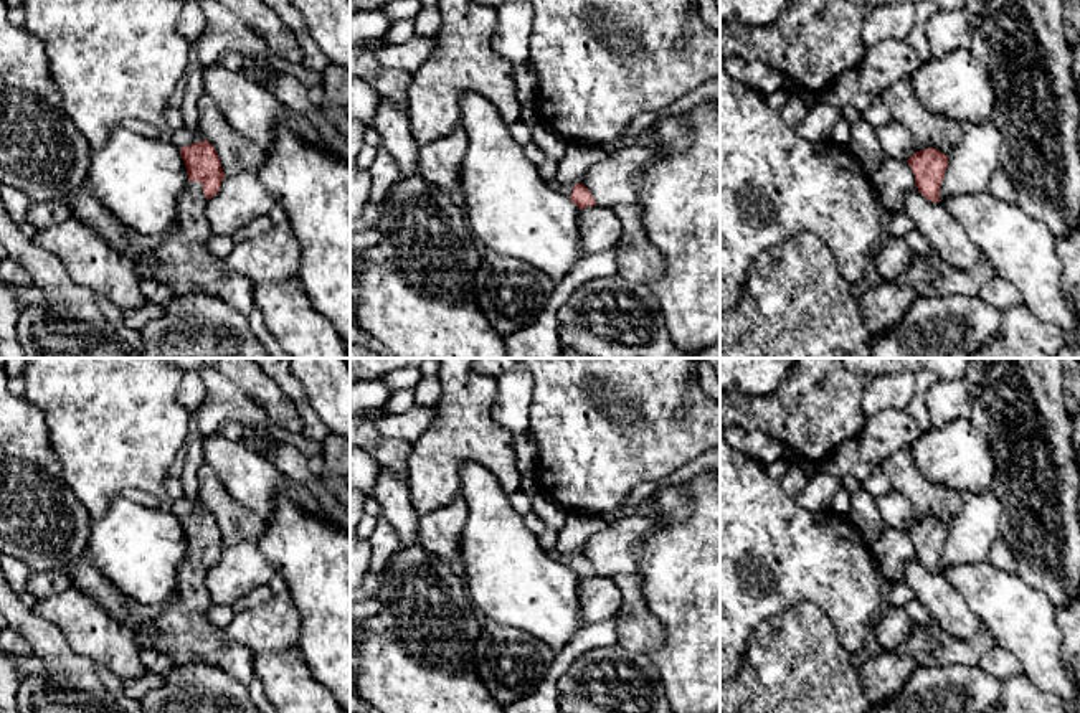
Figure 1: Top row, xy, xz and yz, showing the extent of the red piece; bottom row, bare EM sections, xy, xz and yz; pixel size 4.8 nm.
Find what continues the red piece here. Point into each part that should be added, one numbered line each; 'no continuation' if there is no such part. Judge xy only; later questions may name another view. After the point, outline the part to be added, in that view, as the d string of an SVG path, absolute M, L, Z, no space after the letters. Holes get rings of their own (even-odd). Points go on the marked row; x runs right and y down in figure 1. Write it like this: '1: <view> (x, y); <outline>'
1: xy (184, 261); M188 182L178 198L177 233L152 248L155 267L135 272L140 279L168 284L173 294L203 292L220 297L248 317L254 309L254 284L208 251L211 231L206 203L203 185Z

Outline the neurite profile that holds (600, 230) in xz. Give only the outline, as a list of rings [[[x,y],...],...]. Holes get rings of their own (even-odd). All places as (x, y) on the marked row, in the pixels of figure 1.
[[[596,205],[580,210],[578,228],[585,254],[614,248],[623,234],[618,216],[611,210]]]

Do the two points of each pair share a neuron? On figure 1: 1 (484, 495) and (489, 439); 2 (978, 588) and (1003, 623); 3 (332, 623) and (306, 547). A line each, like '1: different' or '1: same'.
1: different
2: same
3: same

